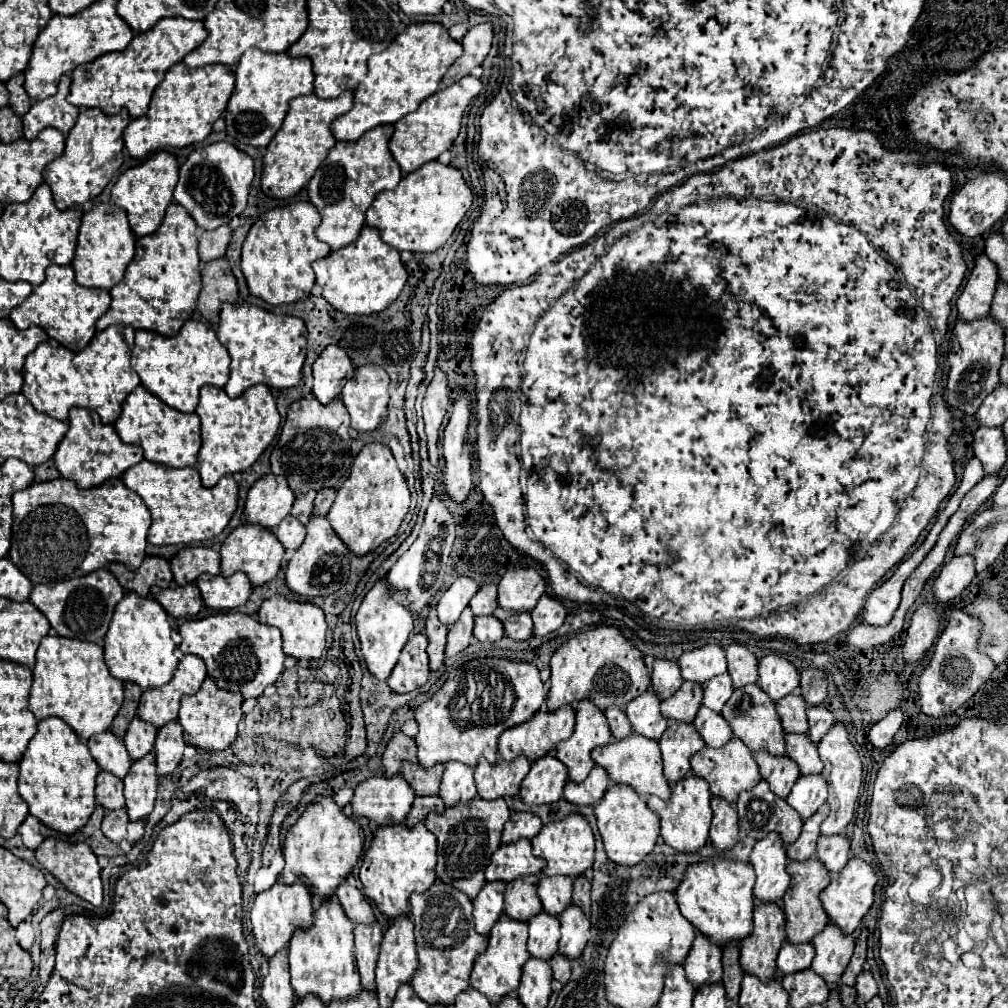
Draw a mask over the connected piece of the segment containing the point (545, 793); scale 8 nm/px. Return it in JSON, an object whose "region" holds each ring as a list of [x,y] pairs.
{"region":[[[550,753],[534,761],[528,775],[522,781],[520,799],[524,805],[544,805],[554,803],[562,797],[562,789],[568,781],[568,769]]]}

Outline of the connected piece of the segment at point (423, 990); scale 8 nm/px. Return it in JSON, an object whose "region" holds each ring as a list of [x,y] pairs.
{"region":[[[440,879],[424,893],[412,895],[412,913],[416,949],[418,949],[418,969],[412,979],[412,989],[416,995],[430,1005],[454,1005],[456,995],[468,989],[468,977],[474,961],[484,953],[488,939],[474,931],[472,901],[458,889],[444,885]]]}

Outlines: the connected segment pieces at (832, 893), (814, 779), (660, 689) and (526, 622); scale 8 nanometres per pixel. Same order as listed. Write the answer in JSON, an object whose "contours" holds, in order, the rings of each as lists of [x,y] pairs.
{"contours":[[[[850,859],[846,863],[846,867],[838,873],[838,877],[820,893],[820,901],[822,901],[822,907],[824,907],[826,915],[828,915],[828,919],[844,935],[850,935],[860,925],[860,921],[868,913],[868,909],[872,907],[876,881],[878,881],[878,877],[876,877],[874,869],[868,863],[864,863],[862,859]]],[[[808,775],[800,777],[796,785],[792,787],[792,793],[788,795],[788,805],[802,817],[802,821],[810,819],[818,807],[826,801],[826,781],[822,775]]],[[[656,659],[654,661],[654,671],[652,671],[652,691],[656,693],[656,697],[660,701],[672,697],[680,685],[682,685],[682,677],[680,677],[680,669],[674,661],[666,661],[666,659]]],[[[496,609],[494,617],[502,621],[504,635],[514,641],[526,641],[532,637],[532,619],[530,613],[506,613],[504,609]]]]}

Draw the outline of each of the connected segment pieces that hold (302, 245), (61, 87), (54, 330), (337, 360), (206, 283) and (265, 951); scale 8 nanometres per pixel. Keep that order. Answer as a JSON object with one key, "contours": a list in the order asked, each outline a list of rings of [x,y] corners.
{"contours":[[[[310,201],[290,203],[286,207],[264,213],[248,231],[242,245],[242,273],[248,291],[270,305],[296,303],[310,295],[314,285],[312,263],[330,253],[330,247],[316,239],[316,225],[320,215]]],[[[64,75],[64,77],[60,77],[56,95],[48,97],[44,101],[36,101],[30,107],[30,111],[22,117],[24,139],[32,141],[46,127],[54,127],[64,135],[74,127],[74,123],[78,119],[78,109],[66,101],[68,91],[70,91],[70,77]]],[[[50,265],[46,269],[46,281],[42,285],[34,287],[32,295],[22,305],[12,309],[10,321],[14,323],[16,329],[28,329],[30,325],[40,325],[48,333],[48,337],[56,339],[58,343],[62,343],[70,351],[82,351],[96,333],[94,325],[96,325],[98,317],[104,315],[108,311],[108,307],[110,307],[110,293],[108,291],[104,291],[104,289],[88,289],[88,287],[78,285],[74,281],[74,269],[70,265]]],[[[328,345],[324,353],[314,361],[314,387],[312,395],[322,403],[328,405],[332,399],[340,397],[344,381],[354,375],[354,367],[350,357],[344,349],[336,345]]],[[[224,257],[208,261],[202,265],[202,293],[198,297],[198,311],[204,319],[212,323],[212,327],[218,325],[218,315],[222,309],[222,303],[236,303],[238,301],[238,287],[236,277],[232,275],[232,269]]],[[[278,881],[272,889],[256,895],[254,905],[250,909],[250,921],[252,921],[252,935],[256,939],[256,947],[258,951],[270,959],[274,957],[278,951],[286,949],[292,935],[302,929],[310,929],[312,925],[312,897],[310,897],[310,889],[302,883],[294,883],[294,885],[284,885],[282,881]]]]}

